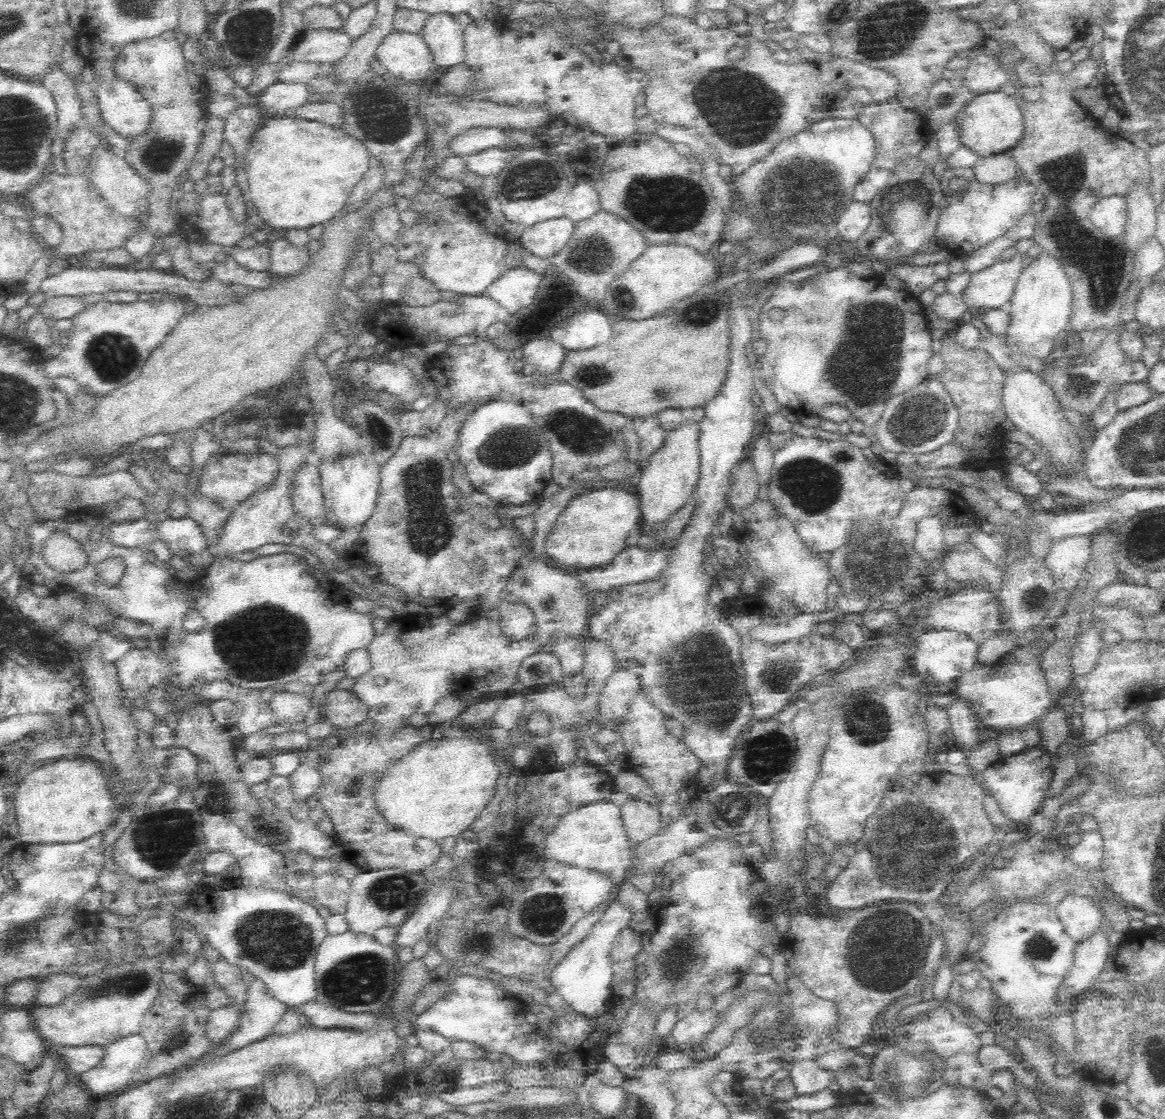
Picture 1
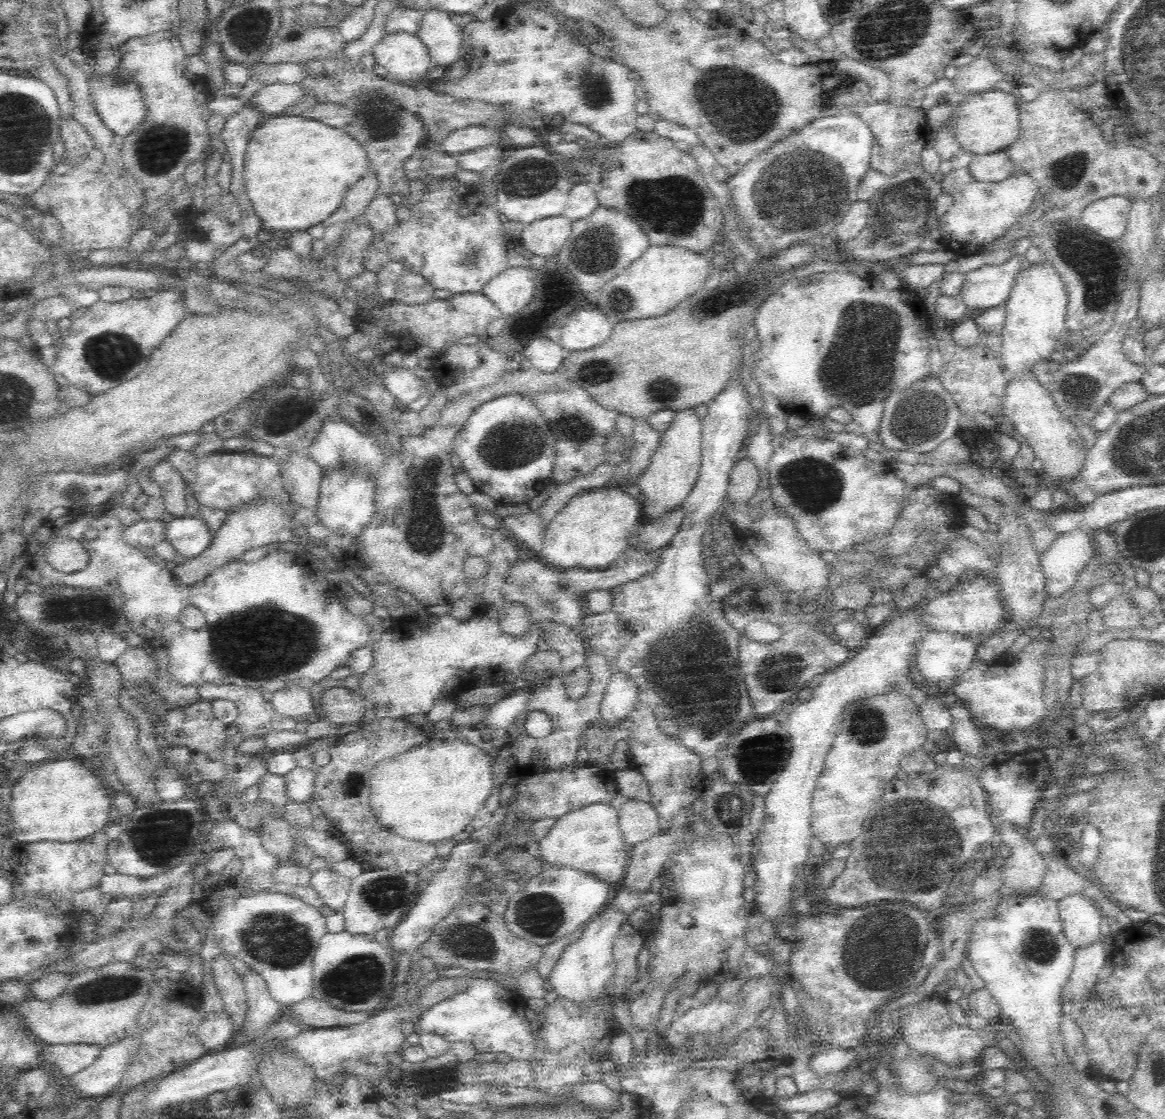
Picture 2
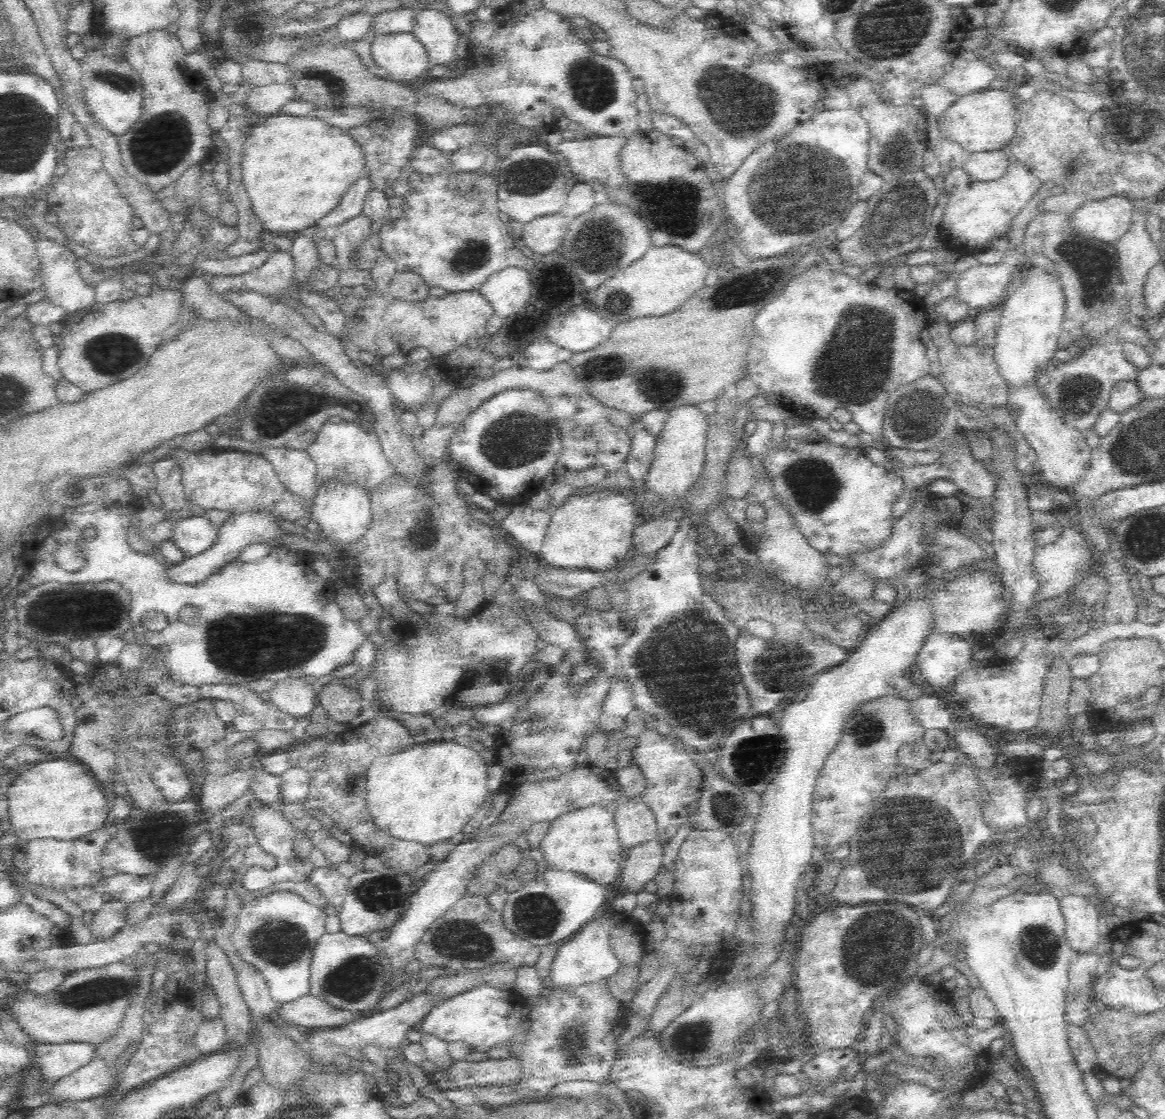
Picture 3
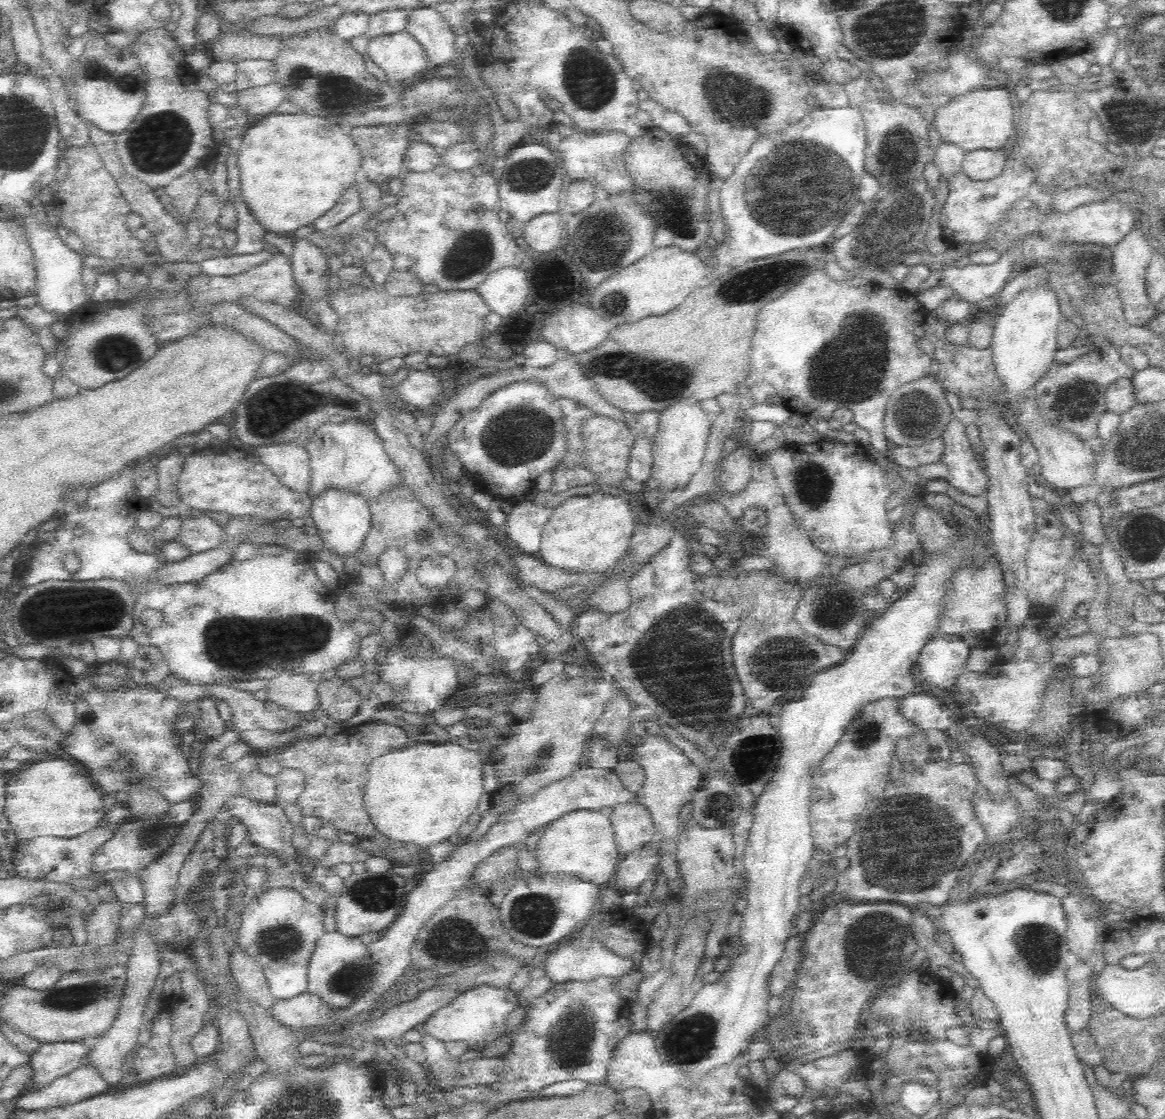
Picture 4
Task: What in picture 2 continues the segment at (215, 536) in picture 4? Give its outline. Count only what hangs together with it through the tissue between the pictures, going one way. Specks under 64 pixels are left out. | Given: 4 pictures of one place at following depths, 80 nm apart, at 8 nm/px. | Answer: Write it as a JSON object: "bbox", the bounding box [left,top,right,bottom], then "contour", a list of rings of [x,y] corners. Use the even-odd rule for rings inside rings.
{"bbox":[165,516,213,560],"contour":[[[184,516],[167,520],[165,539],[183,560],[194,558],[210,546],[213,536],[200,517]]]}

